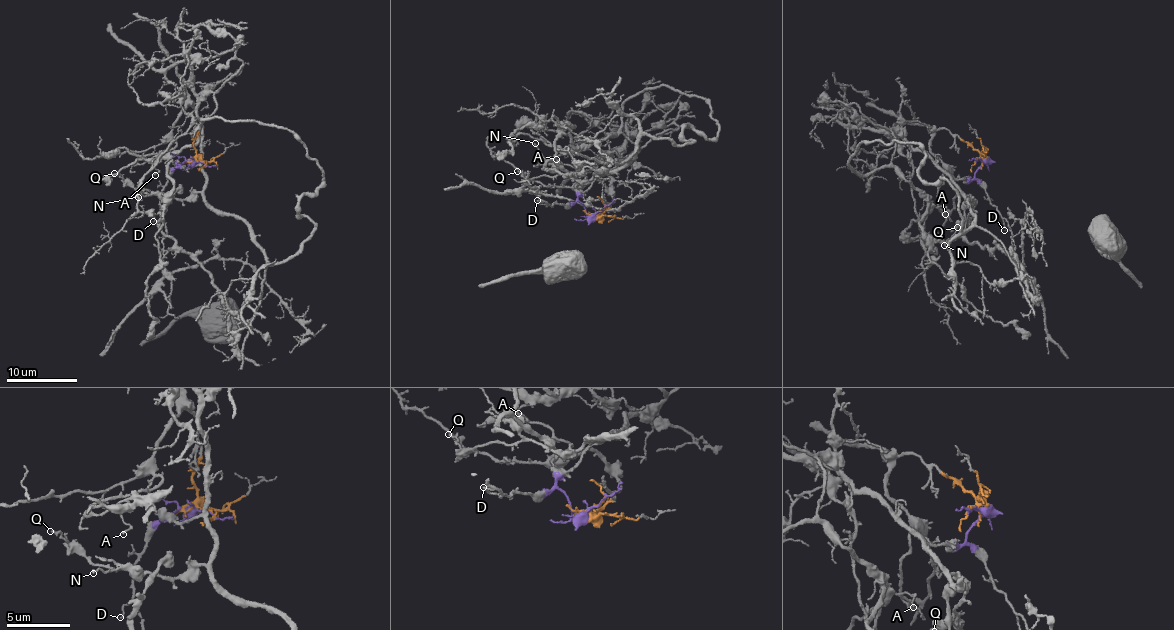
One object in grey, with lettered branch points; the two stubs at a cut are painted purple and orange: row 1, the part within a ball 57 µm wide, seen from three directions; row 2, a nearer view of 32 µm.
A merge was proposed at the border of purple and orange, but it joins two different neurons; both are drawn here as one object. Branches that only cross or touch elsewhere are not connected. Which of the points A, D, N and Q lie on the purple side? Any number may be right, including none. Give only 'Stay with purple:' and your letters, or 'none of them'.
Stay with purple: D, N, Q

